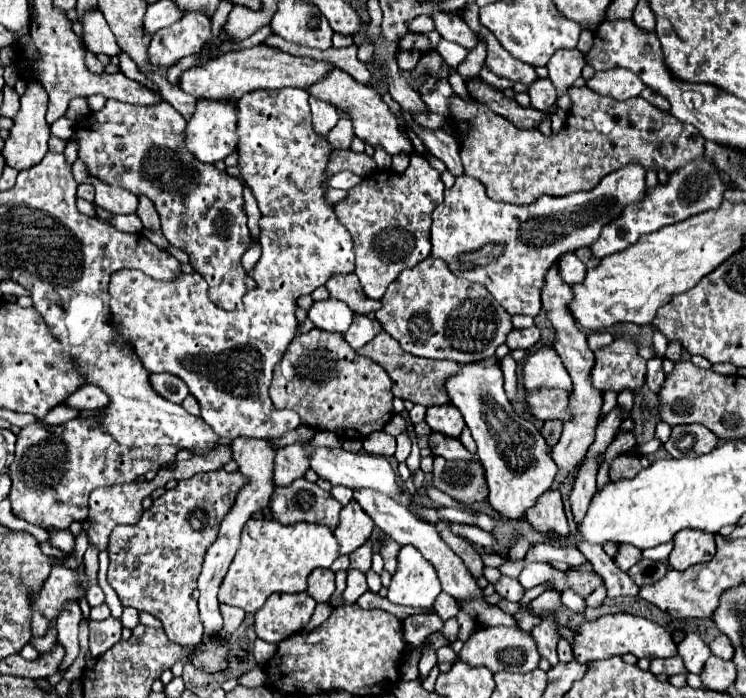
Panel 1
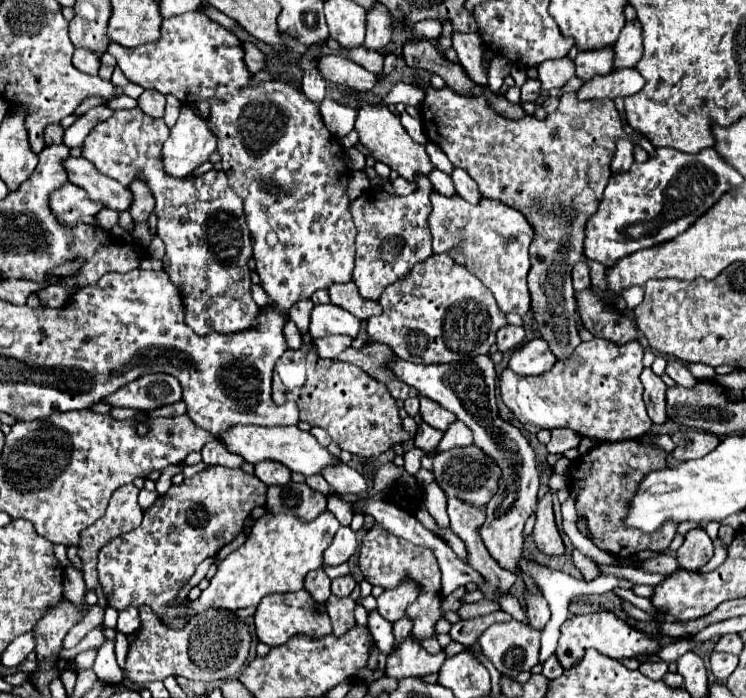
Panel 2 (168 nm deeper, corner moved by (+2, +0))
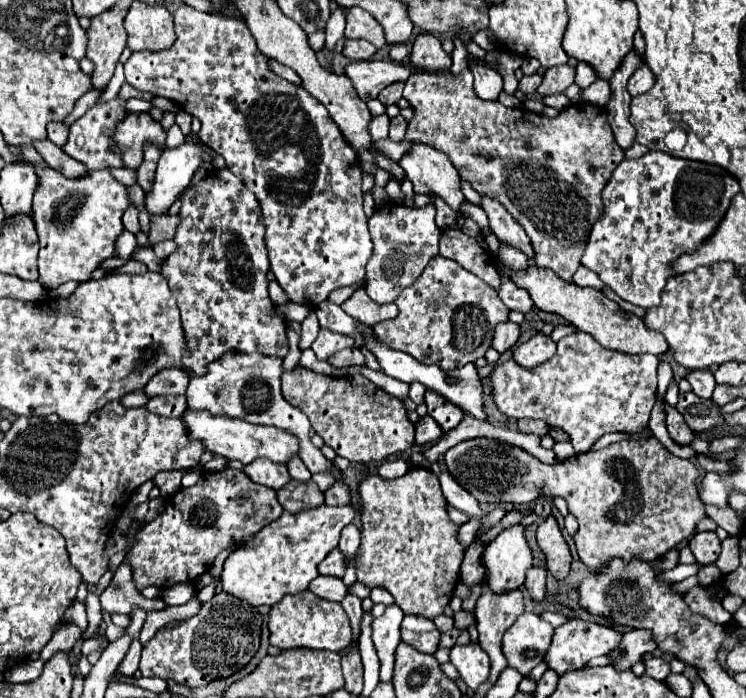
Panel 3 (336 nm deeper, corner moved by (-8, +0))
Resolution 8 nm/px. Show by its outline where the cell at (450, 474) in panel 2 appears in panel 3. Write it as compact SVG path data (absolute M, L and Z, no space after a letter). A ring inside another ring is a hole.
M654 436L646 440L622 440L602 450L590 450L576 454L560 464L544 464L526 450L494 440L494 438L472 438L452 446L444 454L446 466L456 482L466 488L478 502L506 502L506 504L532 504L540 496L560 496L568 504L568 512L578 520L578 532L574 534L576 550L588 570L596 572L606 566L608 558L644 558L648 562L666 554L672 546L694 534L698 520L706 518L704 504L698 500L698 478L700 470L694 462L684 460L668 452Z

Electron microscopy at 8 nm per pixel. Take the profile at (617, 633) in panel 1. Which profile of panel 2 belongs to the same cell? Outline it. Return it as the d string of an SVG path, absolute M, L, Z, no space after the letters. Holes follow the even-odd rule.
M594 612L594 614L572 616L562 624L560 632L562 632L562 636L558 640L556 656L558 656L564 670L578 664L588 648L594 648L594 650L598 650L610 658L616 658L616 660L638 658L642 654L656 654L662 648L656 638L652 638L650 634L646 634L642 630L636 630L634 626L630 626L626 620L618 618L612 612Z

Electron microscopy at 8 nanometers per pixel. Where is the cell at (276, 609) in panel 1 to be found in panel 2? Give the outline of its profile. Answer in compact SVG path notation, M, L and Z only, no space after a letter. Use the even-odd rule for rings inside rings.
M306 590L270 594L270 596L262 598L262 602L258 604L256 614L254 614L254 626L256 626L258 640L268 646L282 646L294 634L306 634L306 636L318 638L318 636L326 636L332 632L332 624L330 624L326 606L314 602L310 598L310 594L306 594Z

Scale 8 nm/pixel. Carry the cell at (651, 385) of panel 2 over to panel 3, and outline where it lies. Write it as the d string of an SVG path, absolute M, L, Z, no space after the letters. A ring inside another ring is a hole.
M664 404L664 410L666 410L666 426L668 426L670 438L678 446L690 446L694 440L694 432L686 426L684 418L678 414L676 408L670 408L668 404Z

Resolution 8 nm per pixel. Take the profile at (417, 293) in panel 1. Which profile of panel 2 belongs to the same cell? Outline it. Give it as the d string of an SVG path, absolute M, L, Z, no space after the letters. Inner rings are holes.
M432 254L424 262L418 262L404 280L390 284L380 296L382 314L368 320L370 340L390 344L398 358L414 364L444 364L460 362L462 358L472 358L474 354L486 354L496 342L498 328L506 326L506 314L496 306L490 290L464 266L452 262L448 254Z

